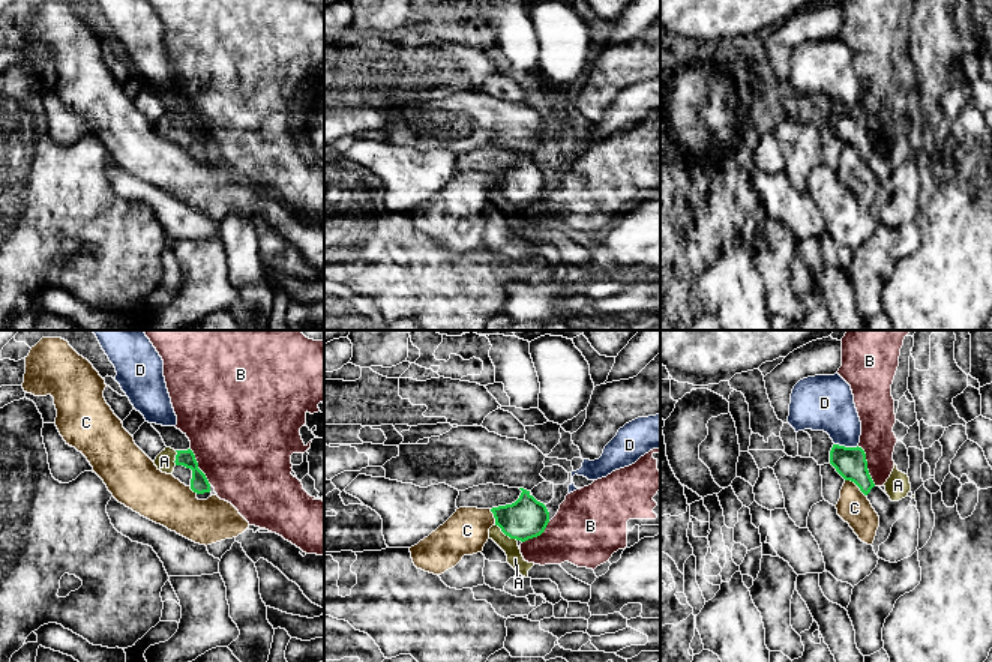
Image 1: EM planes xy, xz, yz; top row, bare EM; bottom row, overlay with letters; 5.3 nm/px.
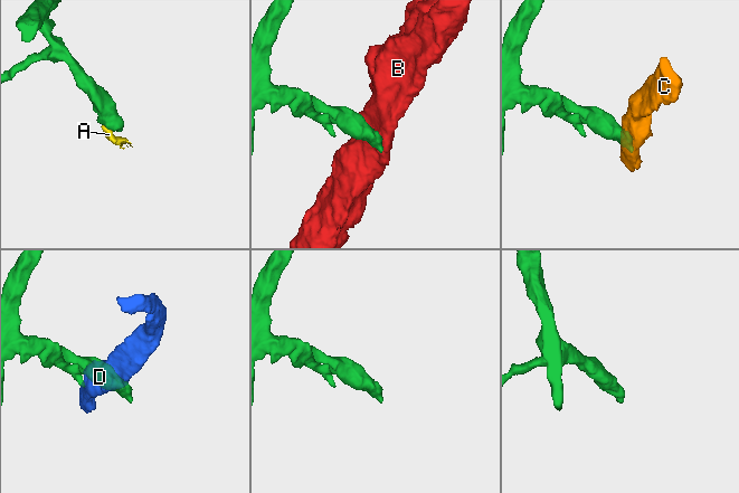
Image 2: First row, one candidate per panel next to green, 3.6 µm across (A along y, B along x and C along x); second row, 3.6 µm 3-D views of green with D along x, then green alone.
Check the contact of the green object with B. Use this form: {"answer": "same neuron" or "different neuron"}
{"answer": "different neuron"}

